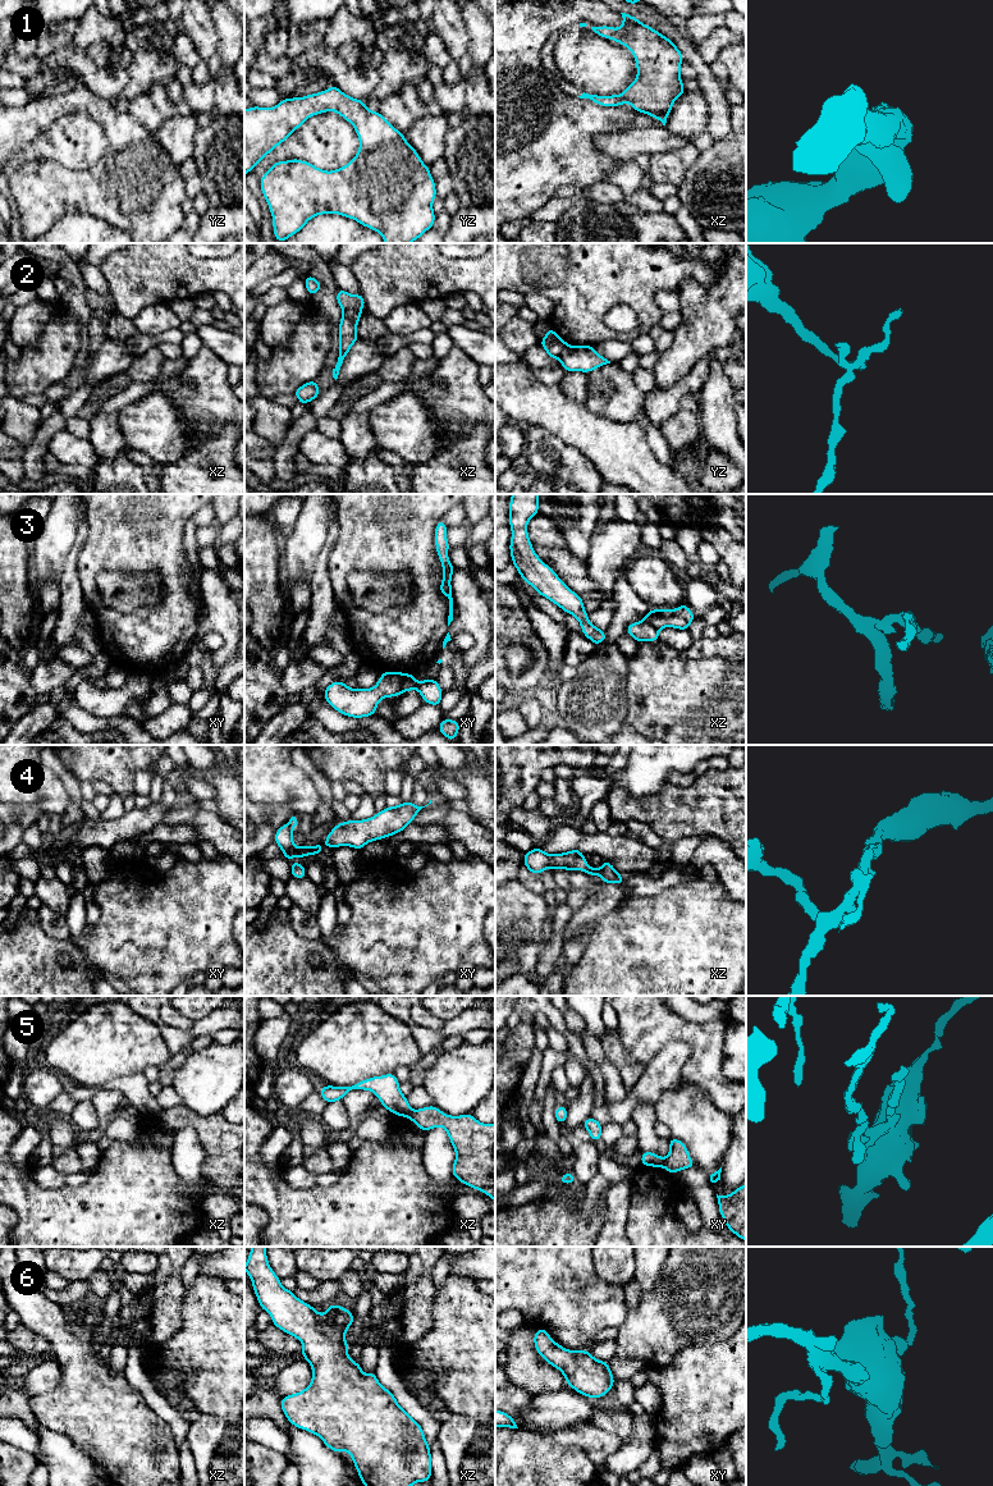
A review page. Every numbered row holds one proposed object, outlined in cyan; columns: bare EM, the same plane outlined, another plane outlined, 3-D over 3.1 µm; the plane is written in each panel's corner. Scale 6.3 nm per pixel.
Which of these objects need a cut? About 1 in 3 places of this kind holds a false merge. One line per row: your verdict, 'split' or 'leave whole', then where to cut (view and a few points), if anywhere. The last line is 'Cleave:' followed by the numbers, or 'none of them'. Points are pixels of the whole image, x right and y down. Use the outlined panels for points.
1: leave whole; no cut
2: split; cut in xz along (343, 310), (356, 310), (360, 314)
3: split; cut in xy along (408, 673), (403, 680), (401, 691)
4: leave whole; no cut
5: split; cut in xy along (664, 1160), (660, 1166)
6: leave whole; no cut
Cleave: 2, 3, 5

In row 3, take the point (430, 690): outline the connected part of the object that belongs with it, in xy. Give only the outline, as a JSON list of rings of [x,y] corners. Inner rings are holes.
[[[408,673],[403,680],[402,692],[407,692],[413,689],[416,689],[421,694],[424,703],[436,707],[440,705],[443,691],[439,686],[438,680],[422,680],[417,682],[415,676]]]

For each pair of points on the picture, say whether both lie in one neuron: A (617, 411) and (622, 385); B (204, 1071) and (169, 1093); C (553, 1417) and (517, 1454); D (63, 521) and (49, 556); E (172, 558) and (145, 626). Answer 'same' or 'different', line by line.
A: same
B: different
C: different
D: same
E: same

